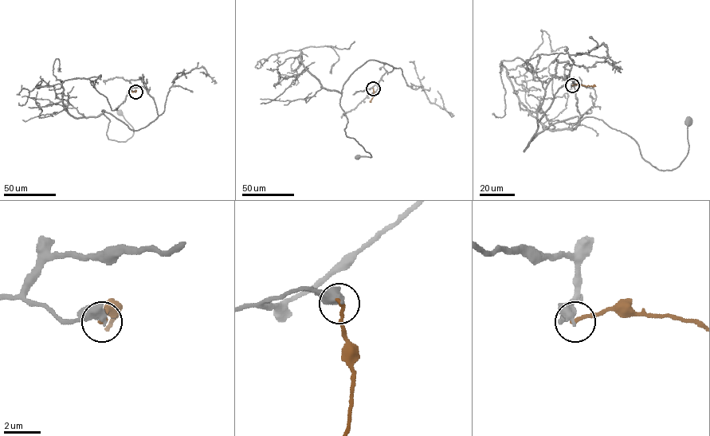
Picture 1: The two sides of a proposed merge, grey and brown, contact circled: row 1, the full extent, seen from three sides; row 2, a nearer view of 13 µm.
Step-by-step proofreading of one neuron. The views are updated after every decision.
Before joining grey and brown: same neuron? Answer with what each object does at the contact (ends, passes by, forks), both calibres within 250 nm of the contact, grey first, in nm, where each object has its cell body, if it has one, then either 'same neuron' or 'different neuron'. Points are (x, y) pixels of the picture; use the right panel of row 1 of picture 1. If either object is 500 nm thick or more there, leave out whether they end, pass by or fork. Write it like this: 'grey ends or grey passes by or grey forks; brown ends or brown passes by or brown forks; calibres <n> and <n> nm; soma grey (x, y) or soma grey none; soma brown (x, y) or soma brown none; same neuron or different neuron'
calibres 550 and 220 nm; soma grey (688, 121); soma brown none; same neuron

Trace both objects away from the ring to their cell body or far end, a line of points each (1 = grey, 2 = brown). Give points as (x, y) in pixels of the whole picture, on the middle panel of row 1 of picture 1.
1: (373, 88), (396, 68), (369, 60), (343, 84), (345, 134), (371, 156), (358, 157)
2: (373, 88), (370, 102)

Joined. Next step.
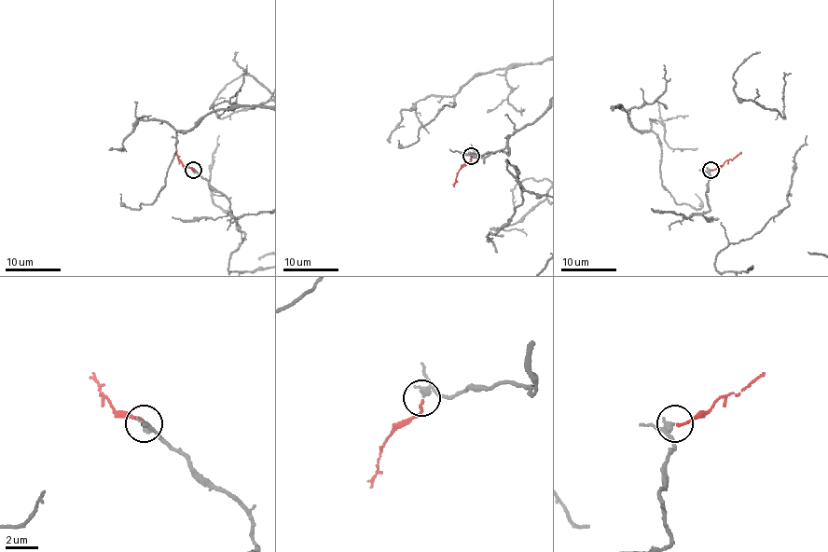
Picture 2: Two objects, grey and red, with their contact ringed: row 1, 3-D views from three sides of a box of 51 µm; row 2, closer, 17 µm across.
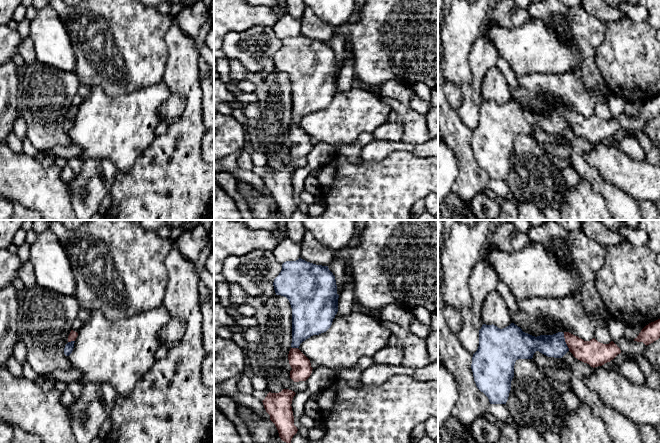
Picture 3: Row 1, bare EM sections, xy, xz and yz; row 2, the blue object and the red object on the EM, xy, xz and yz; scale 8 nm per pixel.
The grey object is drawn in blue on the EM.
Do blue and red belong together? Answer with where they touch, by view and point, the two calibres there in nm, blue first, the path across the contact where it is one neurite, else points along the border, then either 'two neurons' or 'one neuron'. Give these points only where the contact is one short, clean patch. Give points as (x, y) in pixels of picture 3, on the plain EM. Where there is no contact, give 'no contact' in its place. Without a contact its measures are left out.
yz (565, 118) | 180/200 nm | across yz (554, 121), (565, 118), (594, 129) | one neuron

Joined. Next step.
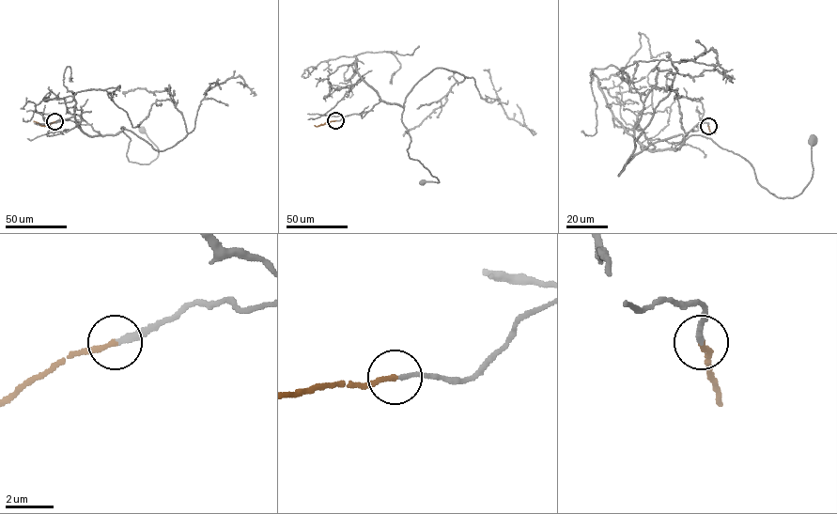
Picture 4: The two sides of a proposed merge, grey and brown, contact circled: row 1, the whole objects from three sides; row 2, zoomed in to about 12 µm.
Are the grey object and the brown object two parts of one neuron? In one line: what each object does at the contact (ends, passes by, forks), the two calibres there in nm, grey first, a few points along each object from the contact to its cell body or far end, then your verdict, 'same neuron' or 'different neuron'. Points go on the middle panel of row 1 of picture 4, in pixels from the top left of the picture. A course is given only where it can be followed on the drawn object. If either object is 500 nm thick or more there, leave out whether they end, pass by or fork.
grey ends; brown ends; calibres 200 and 200 nm; course grey (335, 120), (369, 111), (380, 101), (399, 104), (410, 136), (408, 155), (439, 181), (423, 182); course brown (335, 120), (314, 125); same neuron

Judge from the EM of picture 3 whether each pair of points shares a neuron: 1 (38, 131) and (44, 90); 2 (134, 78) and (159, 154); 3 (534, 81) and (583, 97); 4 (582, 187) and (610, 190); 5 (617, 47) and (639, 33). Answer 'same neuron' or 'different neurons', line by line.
1: same neuron
2: different neurons
3: same neuron
4: different neurons
5: same neuron

